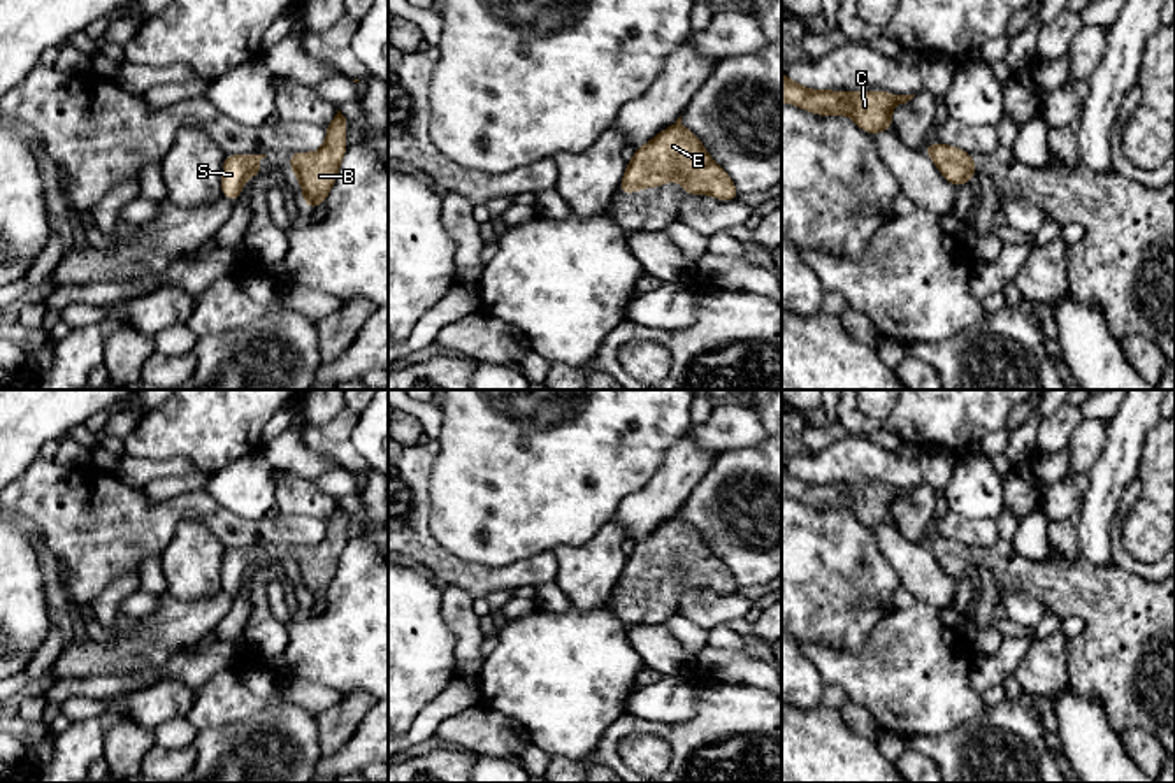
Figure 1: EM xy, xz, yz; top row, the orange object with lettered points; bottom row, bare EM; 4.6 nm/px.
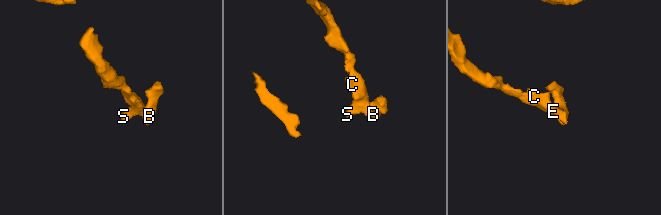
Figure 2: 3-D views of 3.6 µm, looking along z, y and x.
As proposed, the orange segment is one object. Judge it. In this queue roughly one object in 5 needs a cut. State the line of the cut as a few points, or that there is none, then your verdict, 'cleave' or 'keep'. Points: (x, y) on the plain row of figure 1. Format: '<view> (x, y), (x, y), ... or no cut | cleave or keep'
no cut | keep

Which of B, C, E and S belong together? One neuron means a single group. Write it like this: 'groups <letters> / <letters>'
groups B C E S

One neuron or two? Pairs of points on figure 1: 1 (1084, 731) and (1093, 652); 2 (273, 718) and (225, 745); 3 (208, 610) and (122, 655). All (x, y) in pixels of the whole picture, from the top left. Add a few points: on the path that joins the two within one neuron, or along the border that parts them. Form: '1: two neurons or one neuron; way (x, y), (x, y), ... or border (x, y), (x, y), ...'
1: two neurons; border (1068, 685), (1077, 694), (1093, 696), (1112, 729)
2: one neuron; way (260, 731), (246, 745), (237, 745)
3: one neuron; way (187, 624), (171, 627), (143, 648)

